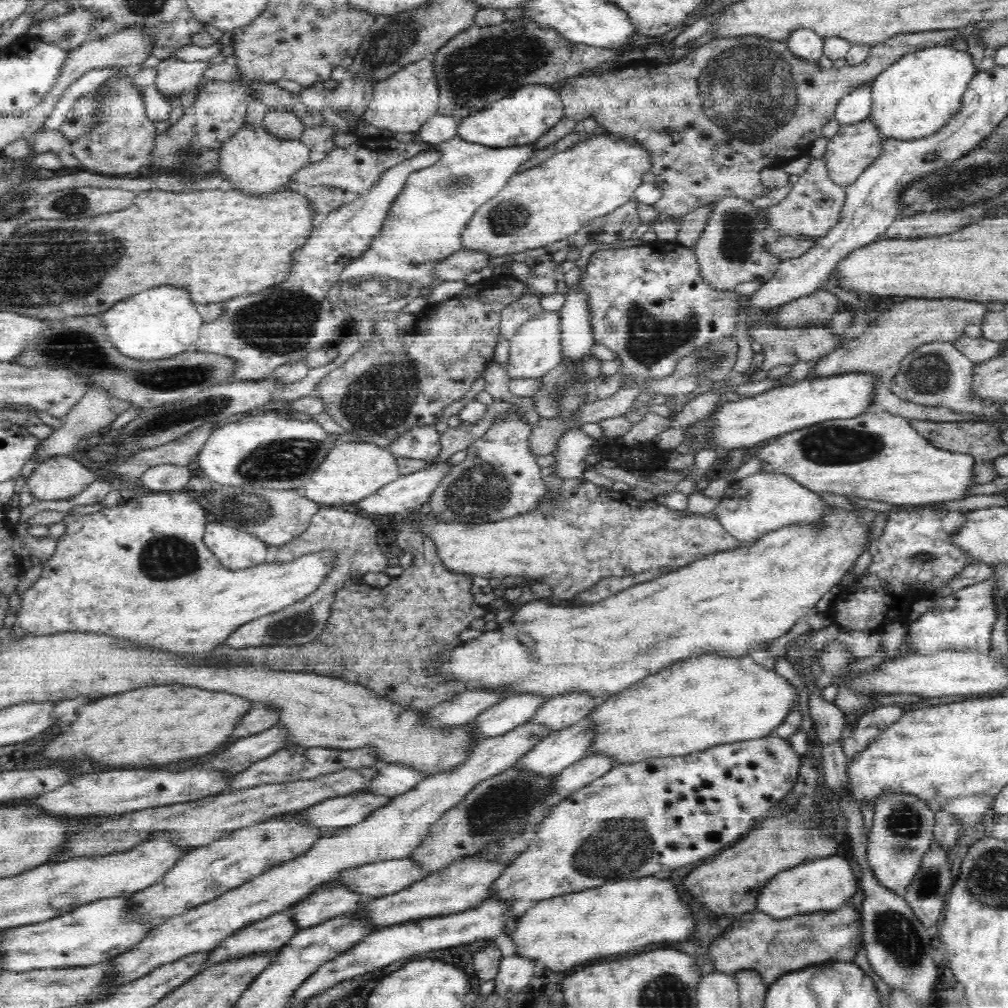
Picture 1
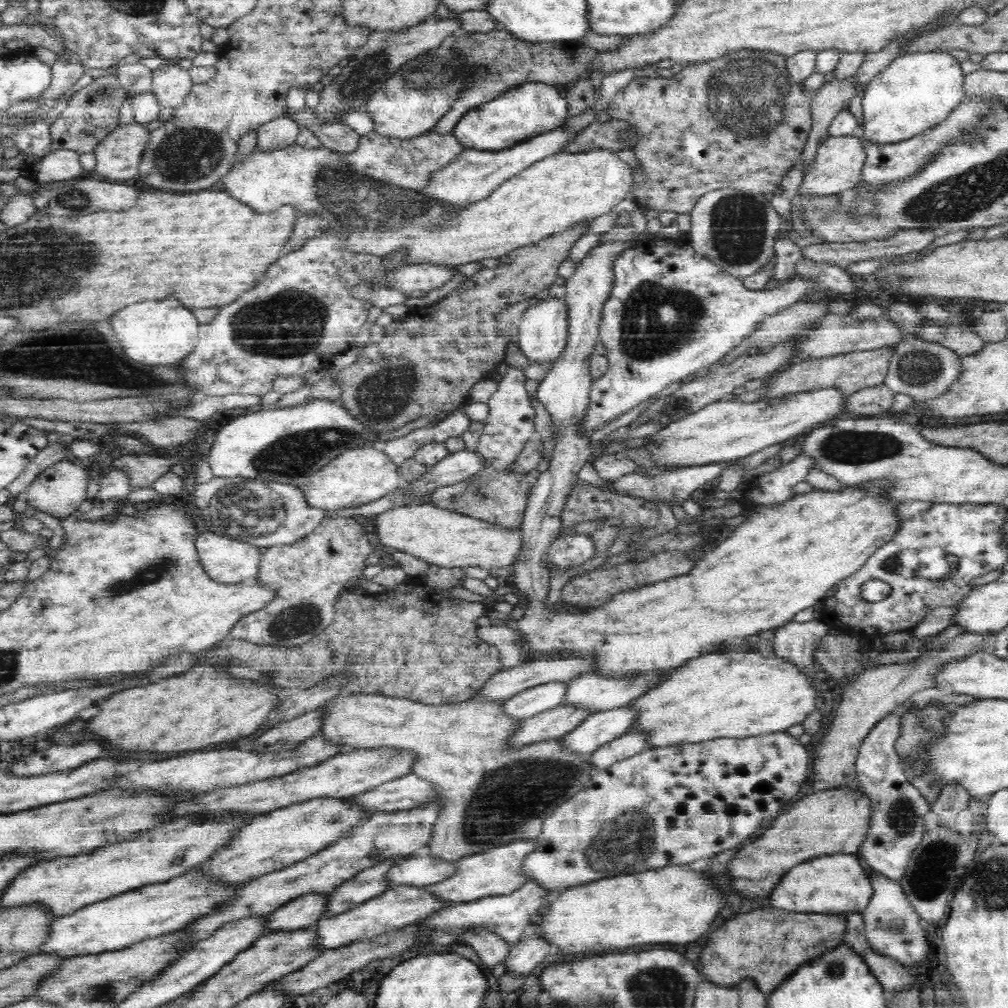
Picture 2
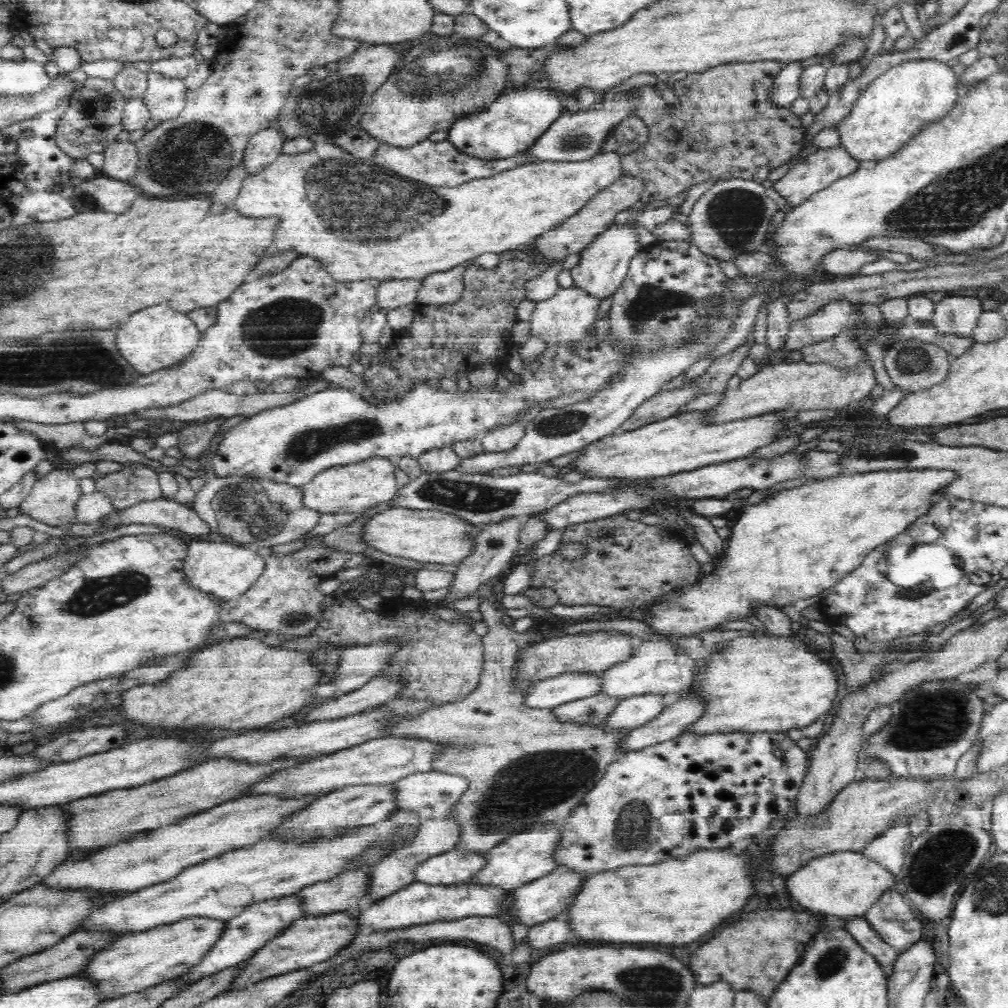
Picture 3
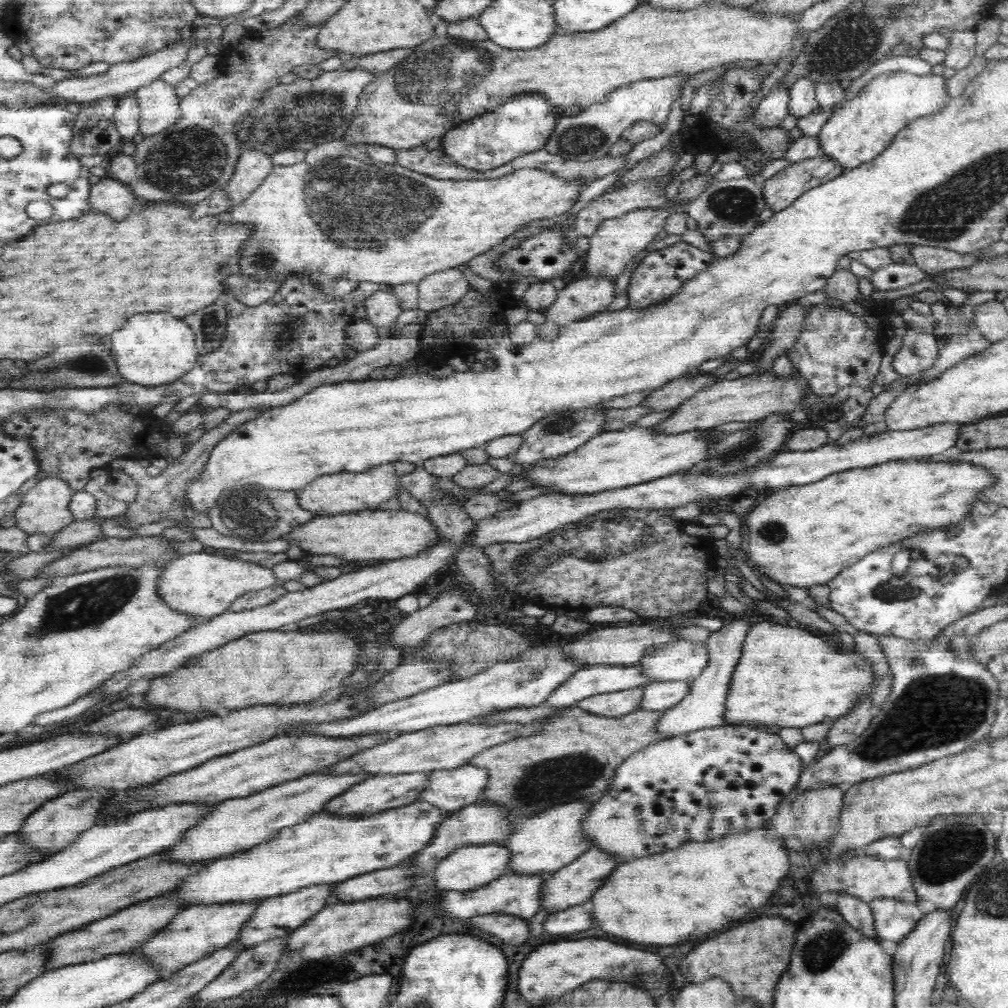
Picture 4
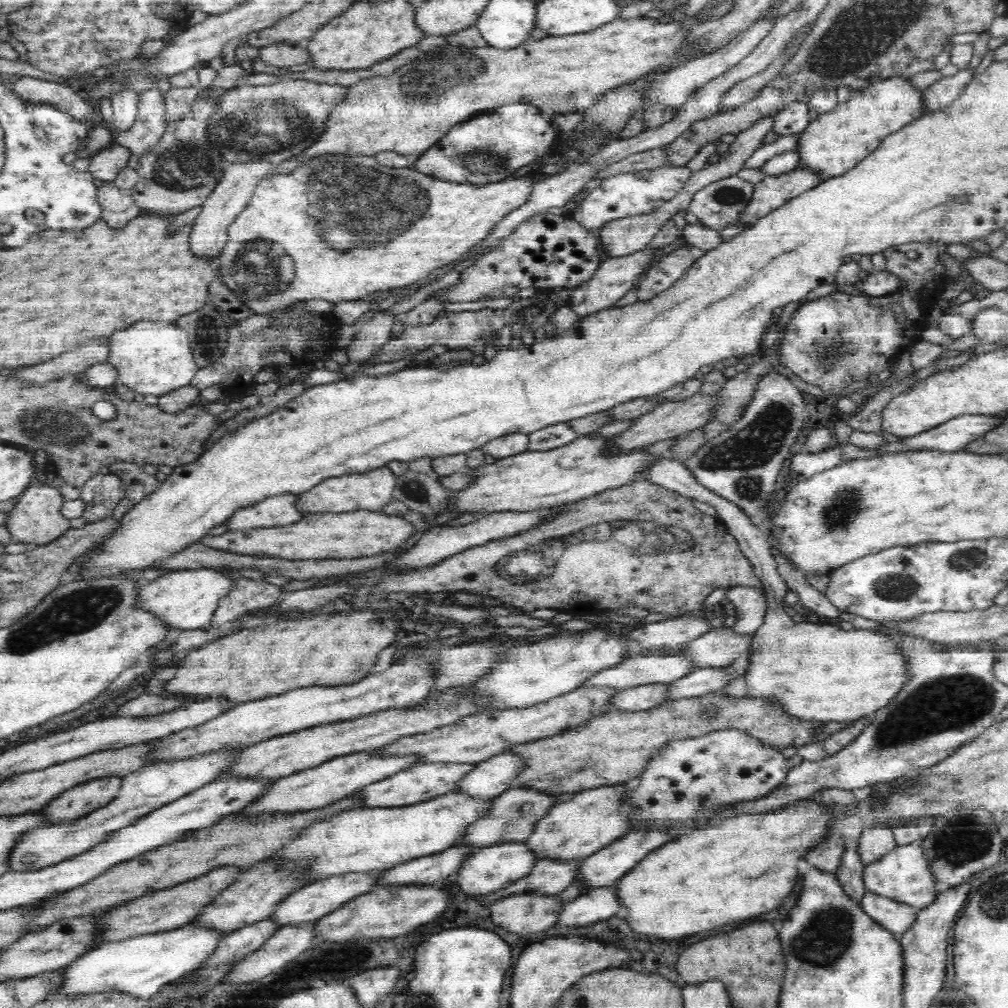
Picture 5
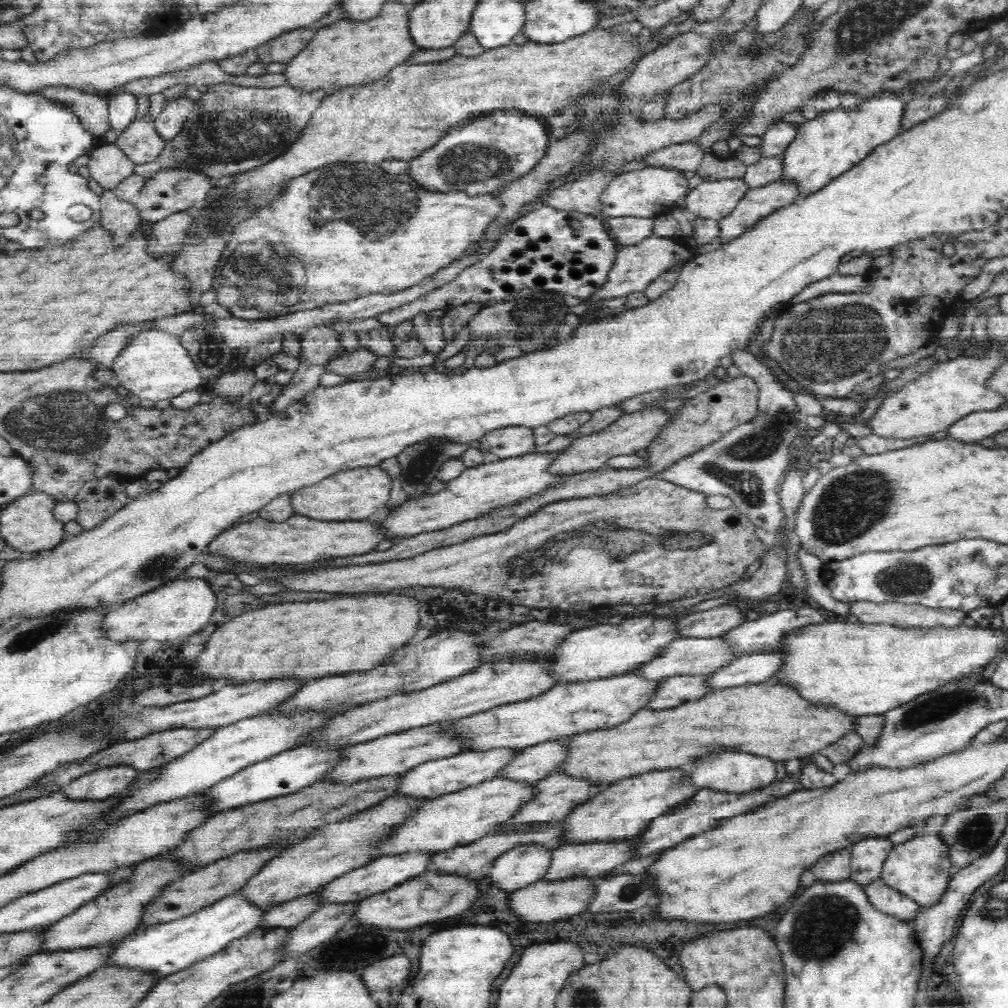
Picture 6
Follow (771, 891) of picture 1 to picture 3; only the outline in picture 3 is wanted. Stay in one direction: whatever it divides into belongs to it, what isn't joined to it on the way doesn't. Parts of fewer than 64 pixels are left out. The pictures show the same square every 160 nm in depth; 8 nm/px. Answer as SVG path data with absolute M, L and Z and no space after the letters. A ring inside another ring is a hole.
M842 851L822 855L809 860L806 866L796 870L786 888L794 902L830 919L843 921L852 916L863 916L871 906L890 888L895 888L896 876L886 870L880 862L868 858L861 851Z

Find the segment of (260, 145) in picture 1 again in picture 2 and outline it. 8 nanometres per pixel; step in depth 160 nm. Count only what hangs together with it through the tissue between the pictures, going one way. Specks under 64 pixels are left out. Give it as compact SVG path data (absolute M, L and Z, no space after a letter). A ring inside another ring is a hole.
M292 144L274 152L263 152L257 147L250 156L234 164L222 178L220 188L256 212L268 214L282 206L291 206L298 217L315 214L322 221L319 232L346 237L346 249L352 253L374 255L382 261L402 253L406 257L406 266L432 264L454 268L468 262L494 263L511 250L552 238L558 232L574 228L576 224L609 213L620 202L631 197L630 193L635 188L634 178L635 170L610 150L600 148L575 154L560 153L523 169L500 184L498 190L494 190L486 199L454 208L426 197L420 190L388 187L362 177L342 161L342 154L325 147L306 149Z

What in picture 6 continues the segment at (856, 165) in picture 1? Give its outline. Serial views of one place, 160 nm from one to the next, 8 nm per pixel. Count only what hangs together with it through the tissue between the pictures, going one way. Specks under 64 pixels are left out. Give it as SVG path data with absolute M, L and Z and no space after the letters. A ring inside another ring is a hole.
M778 180L770 184L751 188L734 208L734 211L718 221L719 238L722 243L740 237L753 228L758 221L770 216L800 198L798 185Z

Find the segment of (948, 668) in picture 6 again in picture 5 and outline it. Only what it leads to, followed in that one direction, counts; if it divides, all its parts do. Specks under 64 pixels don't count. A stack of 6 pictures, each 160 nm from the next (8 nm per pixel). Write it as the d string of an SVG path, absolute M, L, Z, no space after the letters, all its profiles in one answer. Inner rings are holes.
M661 458L652 462L642 474L646 480L678 494L706 502L714 506L717 515L734 538L740 550L753 566L760 579L767 600L764 623L751 638L750 652L743 664L747 671L743 676L746 694L777 699L794 718L814 722L855 721L886 706L908 680L905 658L894 640L872 630L838 630L835 624L794 622L788 618L782 605L788 586L778 572L778 563L772 555L769 535L752 523L734 502L713 493L696 480L684 461Z

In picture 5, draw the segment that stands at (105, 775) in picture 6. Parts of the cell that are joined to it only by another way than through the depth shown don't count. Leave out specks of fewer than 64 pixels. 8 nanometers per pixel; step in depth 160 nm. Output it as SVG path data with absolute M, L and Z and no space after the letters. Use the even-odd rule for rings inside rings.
M112 775L90 779L65 790L43 808L45 822L49 826L56 826L82 818L106 806L116 798L121 782L122 776Z

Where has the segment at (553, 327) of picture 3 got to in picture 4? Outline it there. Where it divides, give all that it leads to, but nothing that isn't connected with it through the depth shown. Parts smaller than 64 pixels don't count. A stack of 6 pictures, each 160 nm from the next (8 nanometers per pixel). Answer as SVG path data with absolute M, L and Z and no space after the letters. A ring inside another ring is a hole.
M610 276L572 280L565 288L558 289L556 300L549 307L539 311L545 314L546 322L561 328L584 320L604 311L614 300L615 283Z

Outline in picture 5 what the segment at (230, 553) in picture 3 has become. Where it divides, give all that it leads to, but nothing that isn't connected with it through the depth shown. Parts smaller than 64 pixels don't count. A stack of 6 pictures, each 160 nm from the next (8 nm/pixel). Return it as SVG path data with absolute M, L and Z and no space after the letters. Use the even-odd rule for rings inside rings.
M198 568L170 571L150 582L142 584L142 586L138 588L138 606L135 608L144 609L150 612L150 614L158 618L160 622L163 622L163 625L167 626L168 630L174 630L176 633L203 629L210 626L216 608L218 608L218 604L220 604L220 600L222 600L222 598L224 598L224 596L234 587L234 581L219 570Z

